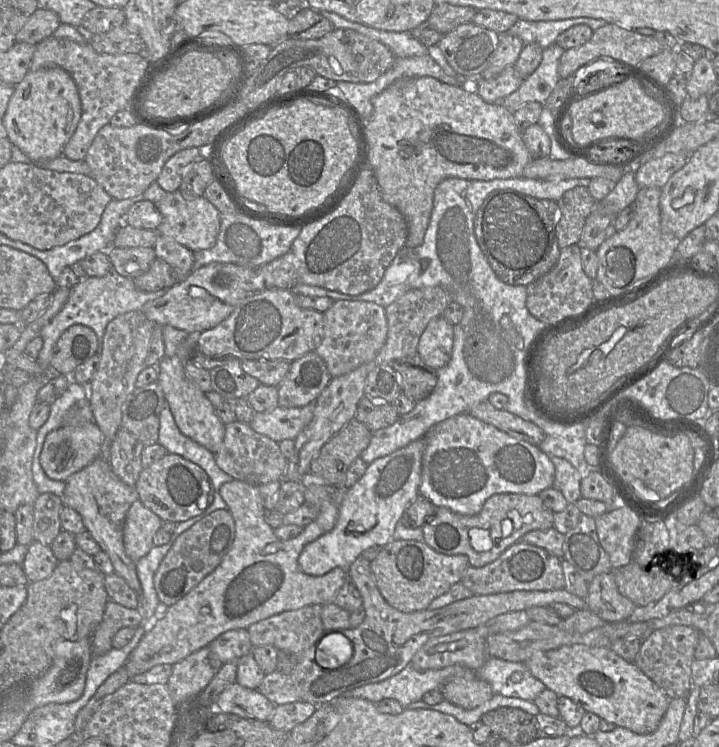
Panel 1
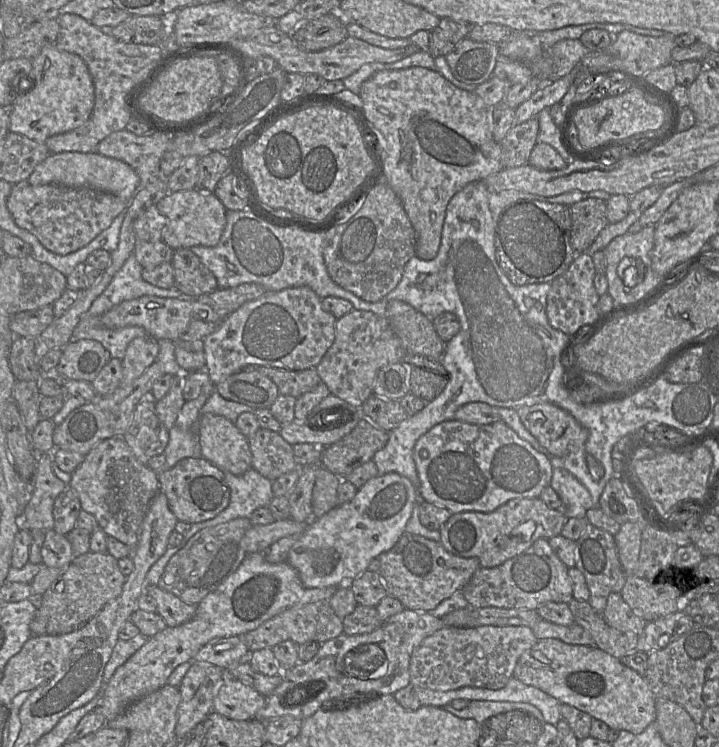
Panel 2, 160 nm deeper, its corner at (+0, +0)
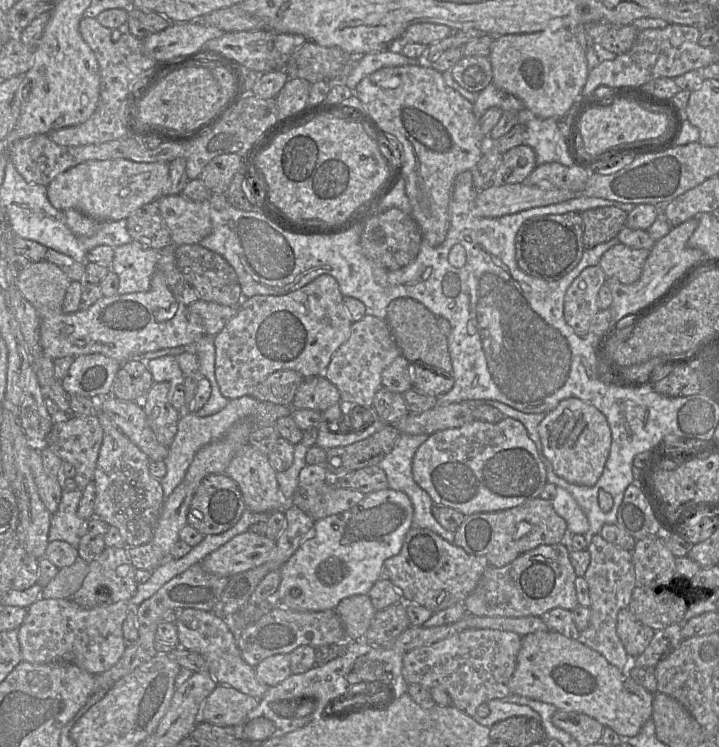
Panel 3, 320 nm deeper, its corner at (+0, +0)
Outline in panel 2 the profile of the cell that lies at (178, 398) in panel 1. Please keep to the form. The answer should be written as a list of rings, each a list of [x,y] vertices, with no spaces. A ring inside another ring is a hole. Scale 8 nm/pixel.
[[[211,413],[201,415],[196,432],[204,459],[234,475],[251,469],[248,439],[229,419]]]

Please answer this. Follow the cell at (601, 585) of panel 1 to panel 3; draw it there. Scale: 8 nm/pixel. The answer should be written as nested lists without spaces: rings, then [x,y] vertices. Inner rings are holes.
[[[624,608],[617,615],[617,634],[631,658],[636,658],[648,647],[655,631],[638,621],[629,608]]]

